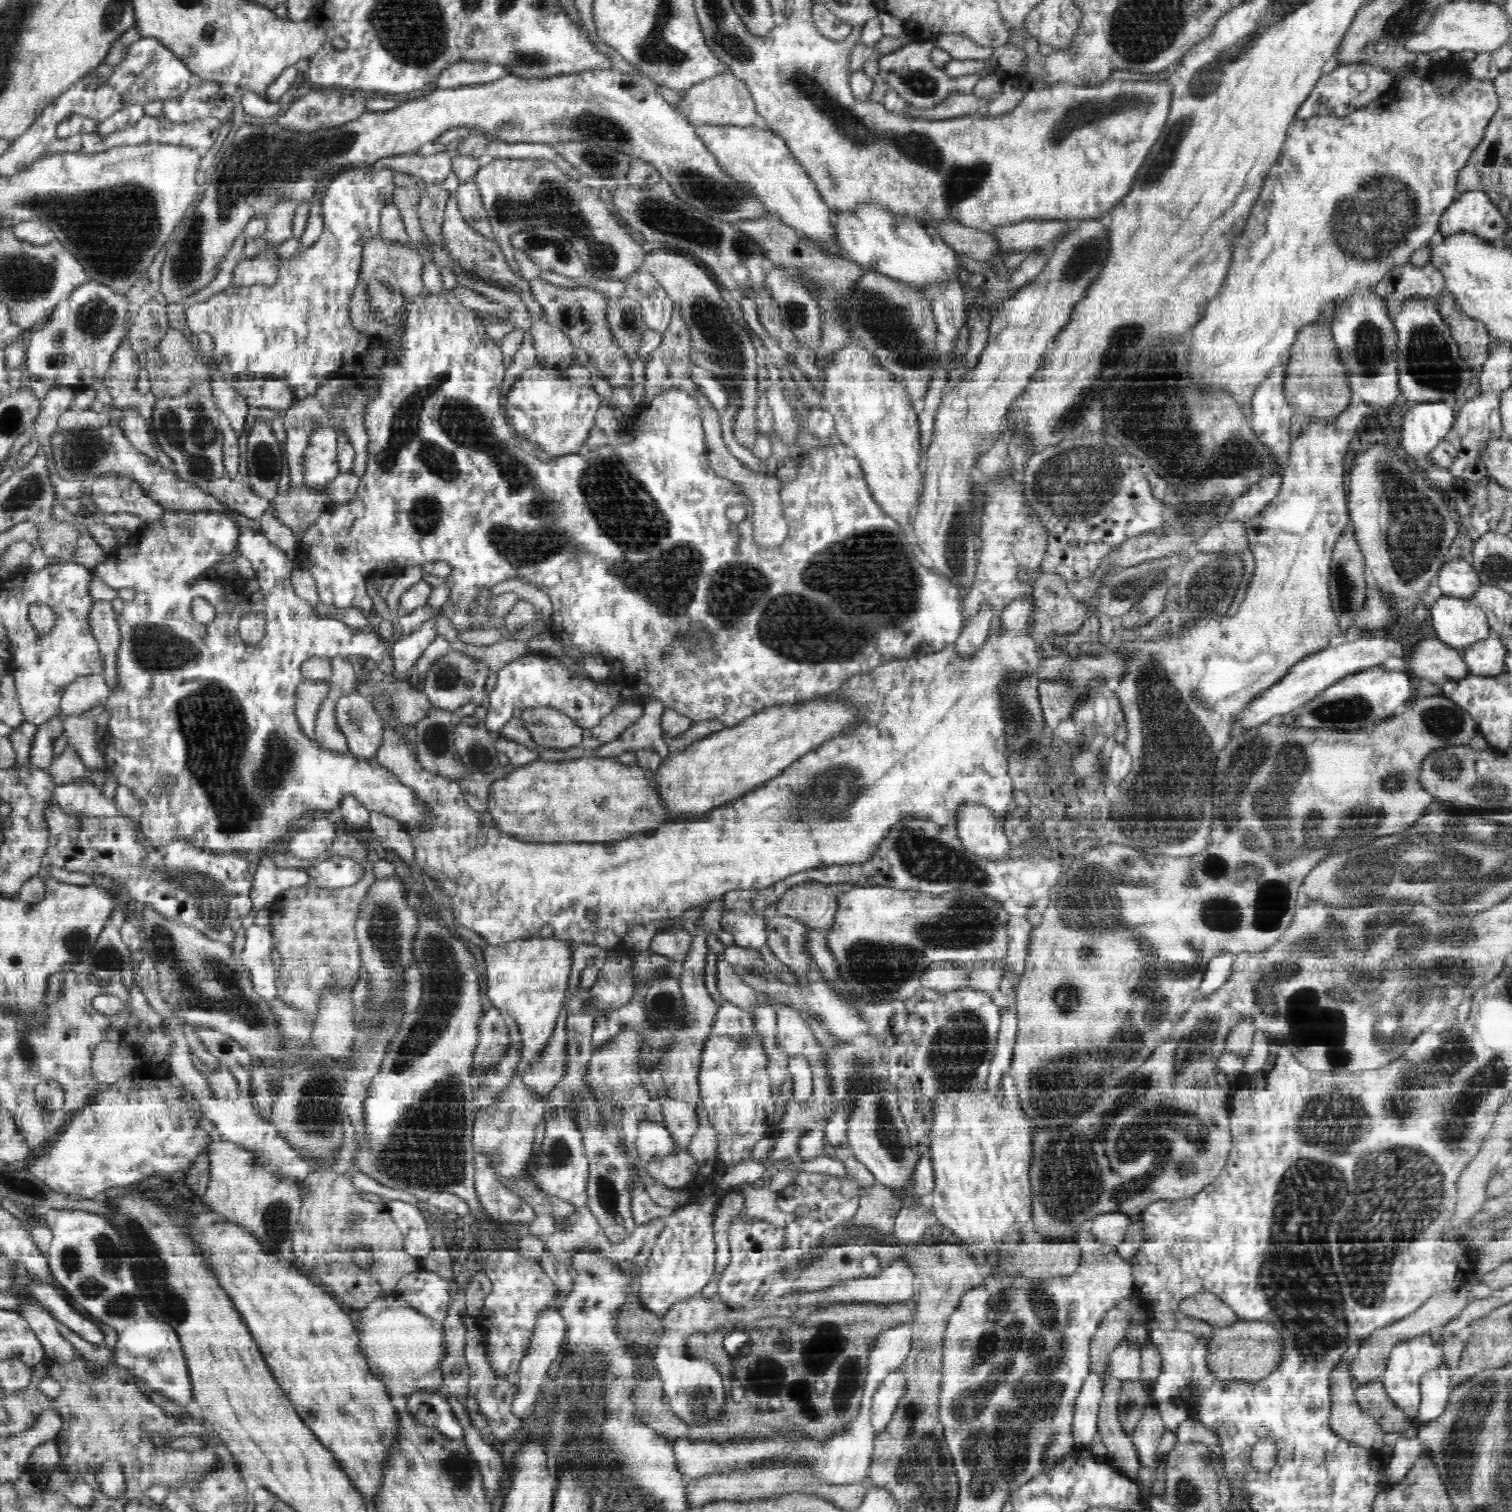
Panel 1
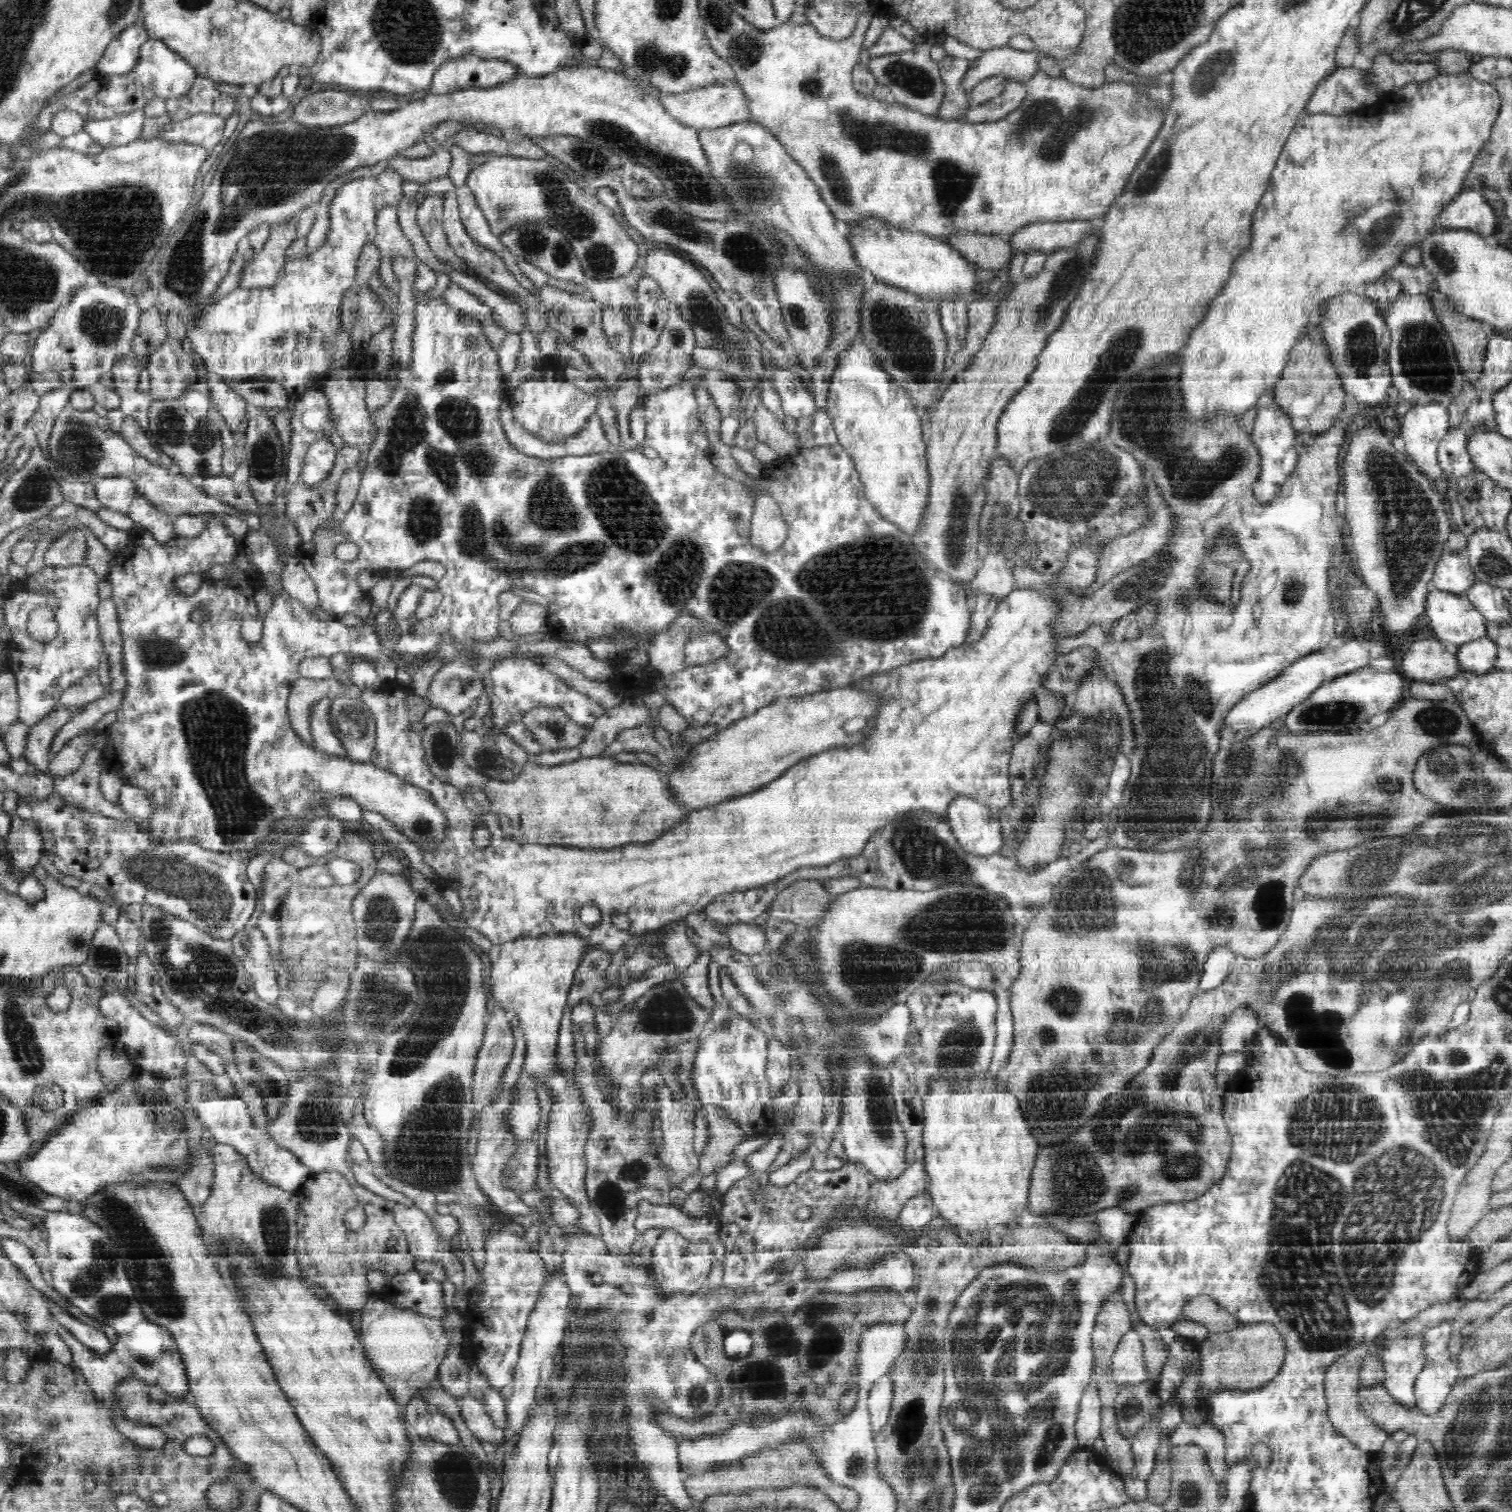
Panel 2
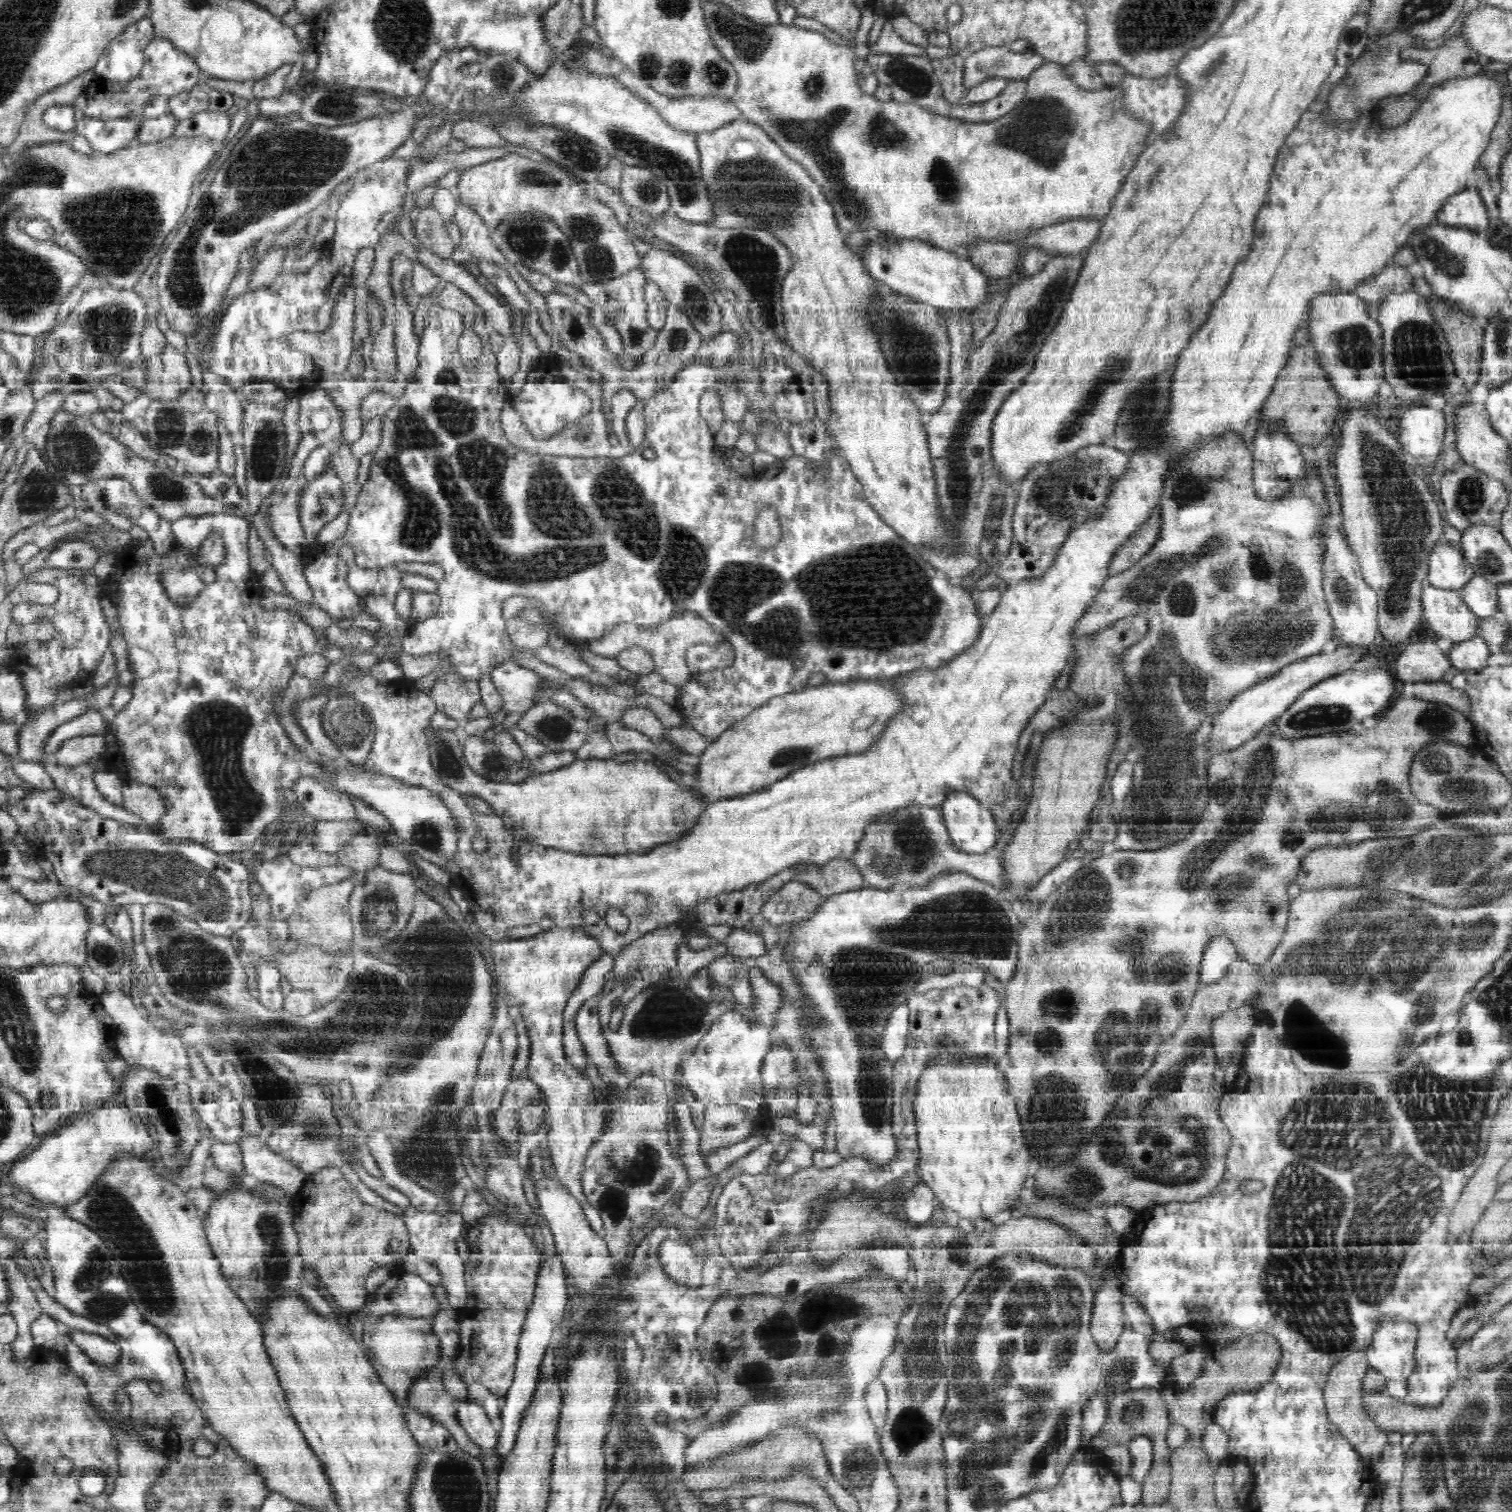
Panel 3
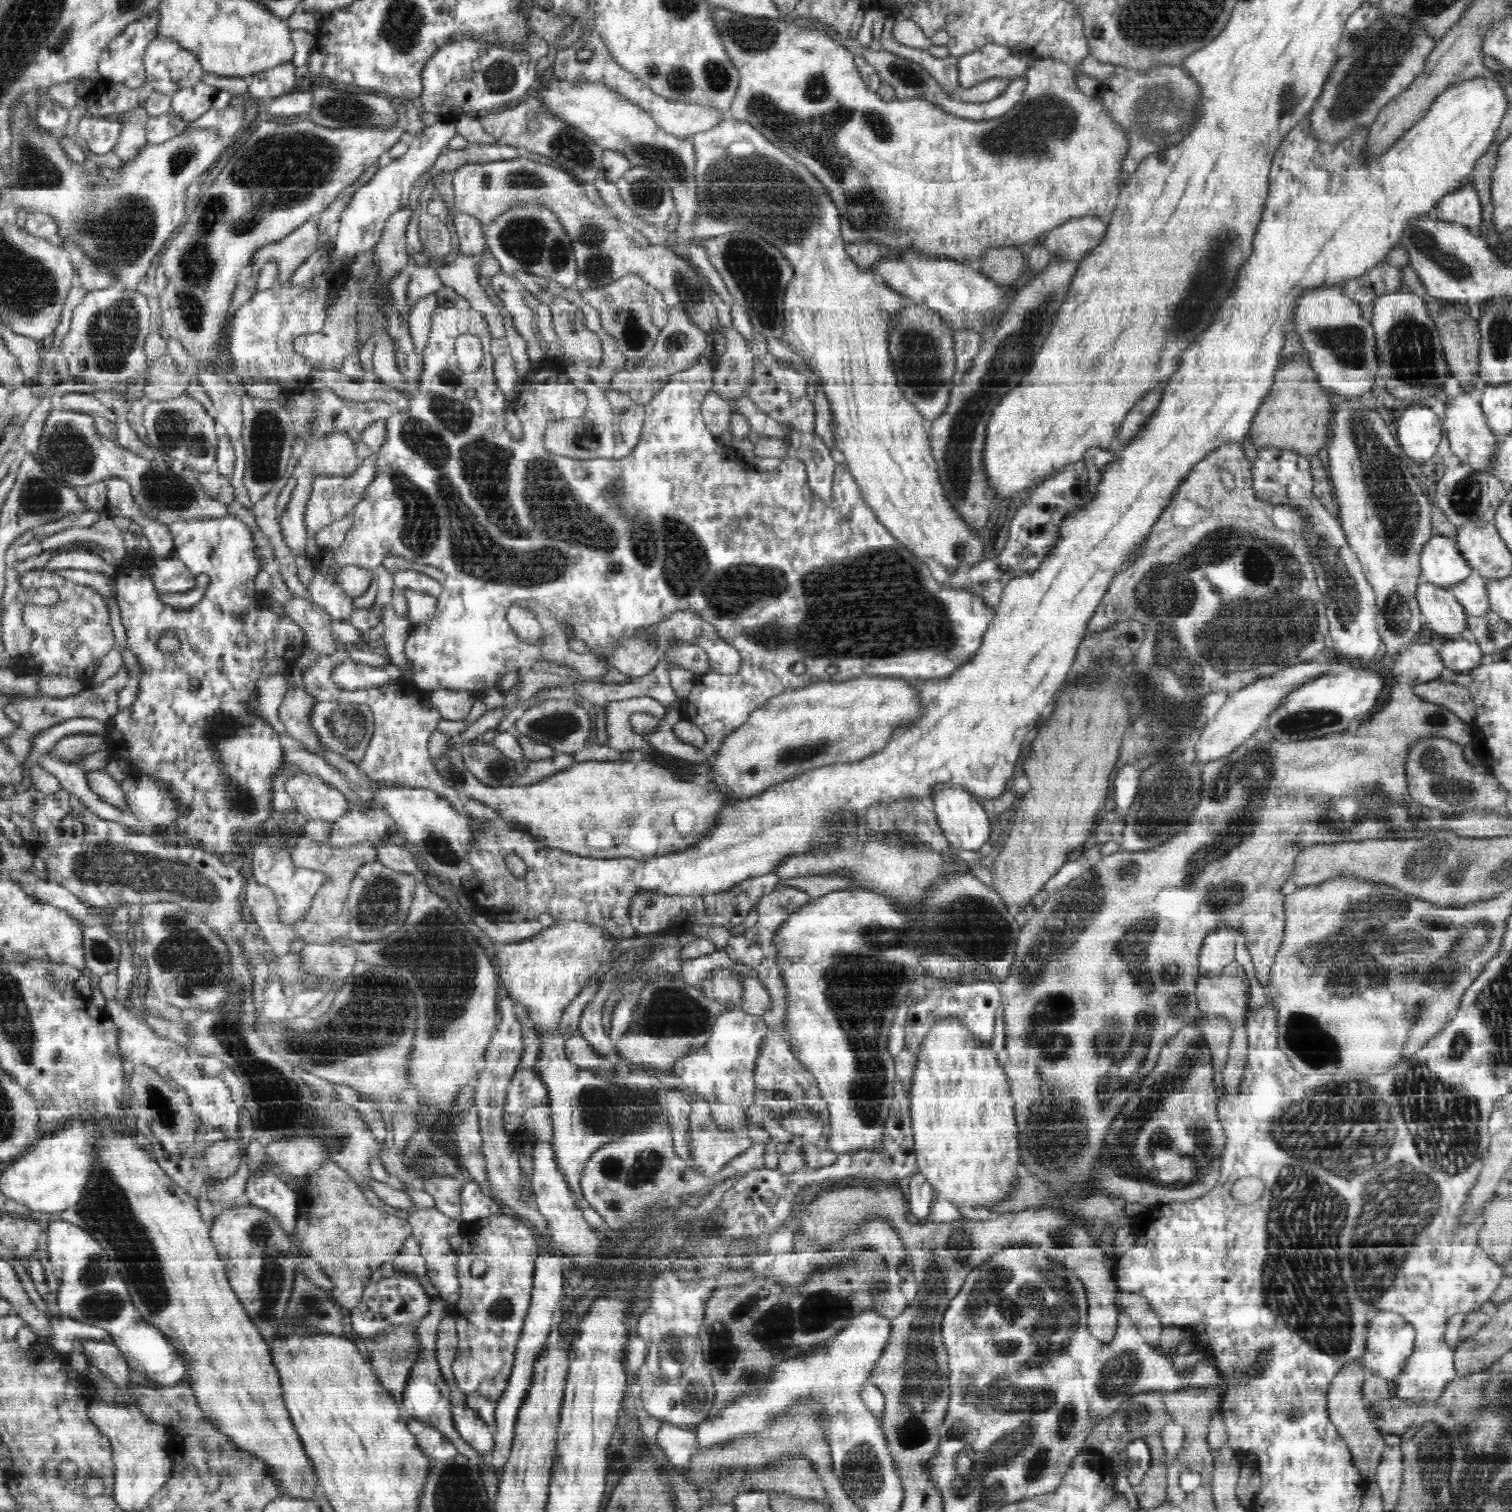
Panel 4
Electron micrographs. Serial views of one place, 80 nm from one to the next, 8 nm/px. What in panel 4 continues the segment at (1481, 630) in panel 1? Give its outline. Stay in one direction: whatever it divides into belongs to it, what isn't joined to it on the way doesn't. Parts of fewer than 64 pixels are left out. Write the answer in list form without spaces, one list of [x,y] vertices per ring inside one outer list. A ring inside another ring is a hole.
[[[1422,583],[1416,587],[1415,595],[1419,609],[1426,618],[1426,627],[1449,640],[1468,637],[1468,623],[1466,621],[1468,614],[1464,612],[1463,605],[1456,600],[1454,593],[1449,588],[1436,586],[1432,583]]]

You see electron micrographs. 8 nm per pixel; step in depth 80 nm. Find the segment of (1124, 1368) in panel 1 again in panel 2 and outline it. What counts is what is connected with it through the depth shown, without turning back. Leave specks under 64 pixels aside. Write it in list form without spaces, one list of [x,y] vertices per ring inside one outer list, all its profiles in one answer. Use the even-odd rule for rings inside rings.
[[[1133,1328],[1122,1336],[1117,1344],[1116,1352],[1110,1360],[1109,1370],[1116,1384],[1124,1386],[1144,1383],[1149,1386],[1143,1344],[1140,1335]]]

